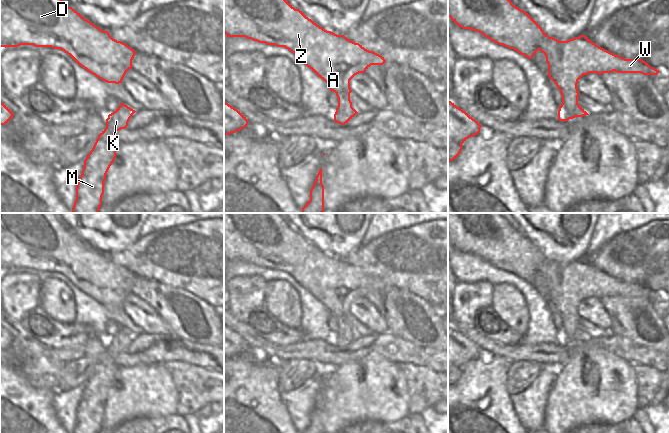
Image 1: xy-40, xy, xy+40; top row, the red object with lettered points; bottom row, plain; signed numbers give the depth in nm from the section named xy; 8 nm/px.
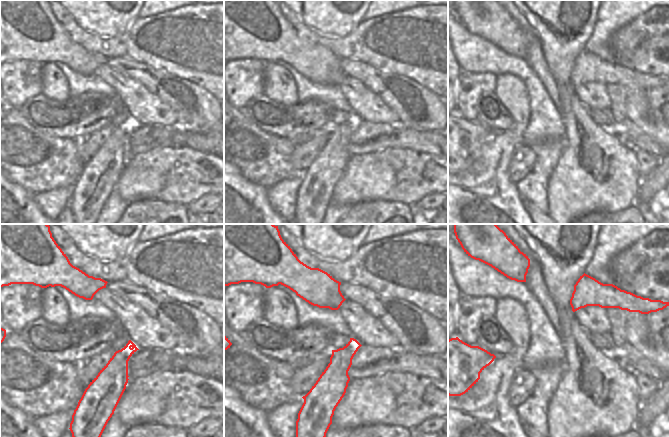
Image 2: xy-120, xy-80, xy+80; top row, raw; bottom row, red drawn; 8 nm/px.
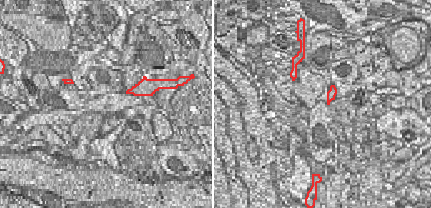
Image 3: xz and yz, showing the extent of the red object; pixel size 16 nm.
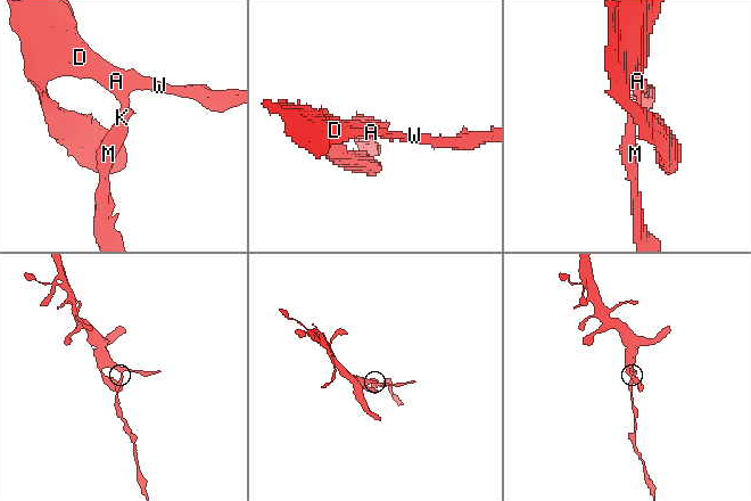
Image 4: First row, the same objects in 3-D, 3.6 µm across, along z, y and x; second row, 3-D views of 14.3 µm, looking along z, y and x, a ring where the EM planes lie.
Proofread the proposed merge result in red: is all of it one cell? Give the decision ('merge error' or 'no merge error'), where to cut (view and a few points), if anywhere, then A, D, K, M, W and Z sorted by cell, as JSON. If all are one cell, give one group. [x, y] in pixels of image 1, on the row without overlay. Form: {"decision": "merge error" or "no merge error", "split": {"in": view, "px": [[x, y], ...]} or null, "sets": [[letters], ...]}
{"decision": "merge error", "split": {"in": "xy+40", "px": [[566, 309], [575, 320], [576, 340]]}, "sets": [["A", "D", "W", "Z"], ["K", "M"]]}

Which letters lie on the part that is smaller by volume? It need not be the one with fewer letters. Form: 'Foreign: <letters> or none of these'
Foreign: K, M

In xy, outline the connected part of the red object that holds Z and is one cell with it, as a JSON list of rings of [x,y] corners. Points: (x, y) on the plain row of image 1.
[[[224,213],[224,257],[227,261],[245,261],[259,267],[285,271],[323,303],[330,315],[335,317],[339,317],[342,311],[351,317],[350,304],[355,299],[364,297],[371,289],[383,289],[386,286],[384,281],[365,273],[359,267],[317,249],[302,235],[295,233],[278,213]]]

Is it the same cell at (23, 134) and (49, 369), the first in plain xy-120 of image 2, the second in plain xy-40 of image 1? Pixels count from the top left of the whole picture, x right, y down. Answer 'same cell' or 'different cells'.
same cell

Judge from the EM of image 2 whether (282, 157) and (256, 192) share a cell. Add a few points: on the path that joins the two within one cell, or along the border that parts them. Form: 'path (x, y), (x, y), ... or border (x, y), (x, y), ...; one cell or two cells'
border (240, 172), (247, 179), (267, 188); two cells

